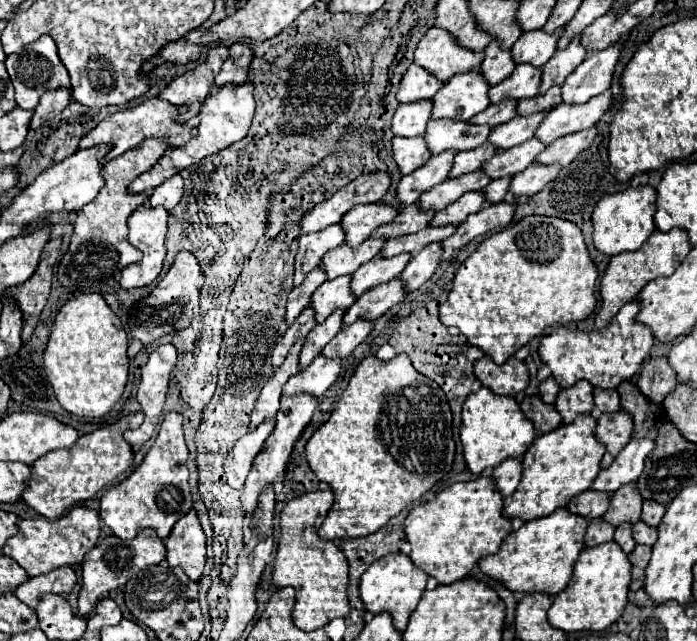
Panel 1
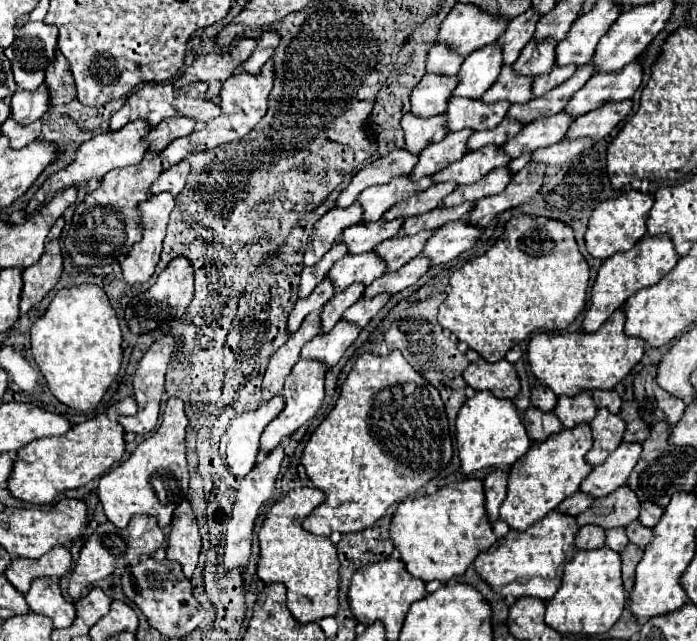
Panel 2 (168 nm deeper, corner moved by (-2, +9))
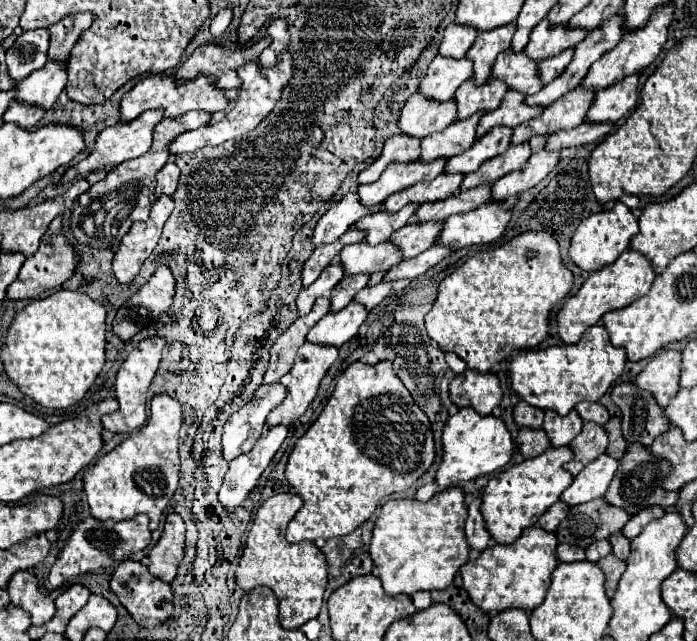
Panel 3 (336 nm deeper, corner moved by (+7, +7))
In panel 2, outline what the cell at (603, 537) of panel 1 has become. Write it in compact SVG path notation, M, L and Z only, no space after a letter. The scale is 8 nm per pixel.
M581 526L577 536L575 536L575 546L579 550L585 548L601 548L605 546L605 530L601 530L601 526Z

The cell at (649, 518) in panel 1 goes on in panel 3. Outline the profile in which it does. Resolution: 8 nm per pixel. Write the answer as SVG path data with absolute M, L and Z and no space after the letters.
M658 506L640 510L640 512L634 514L634 516L628 520L628 524L622 528L622 534L624 534L626 538L630 538L630 540L636 538L636 534L640 534L648 522L652 522L652 520L656 520L656 518L662 518L664 512L666 512L666 510L664 510L664 508L658 508Z

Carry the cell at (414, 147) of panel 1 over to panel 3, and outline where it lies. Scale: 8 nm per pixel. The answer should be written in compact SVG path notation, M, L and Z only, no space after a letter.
M416 92L406 100L398 126L404 134L426 138L434 132L442 132L454 120L456 120L456 100L436 104L436 100L424 100L424 96Z

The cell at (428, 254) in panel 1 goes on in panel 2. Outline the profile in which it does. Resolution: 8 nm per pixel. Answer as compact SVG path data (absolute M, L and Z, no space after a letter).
M463 220L449 222L449 224L441 226L441 230L433 232L429 242L425 244L423 254L429 258L431 266L445 264L445 262L457 258L461 252L473 248L473 244L479 236L481 236L481 232Z

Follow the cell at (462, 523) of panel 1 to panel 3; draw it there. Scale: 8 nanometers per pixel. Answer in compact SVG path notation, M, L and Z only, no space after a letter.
M448 488L440 494L434 494L428 502L418 502L410 498L388 500L380 510L370 540L370 558L376 566L382 588L392 596L396 594L412 596L418 590L446 588L454 580L454 574L460 570L460 566L468 562L470 548L464 536L464 520L466 508L464 508L464 492L460 488Z

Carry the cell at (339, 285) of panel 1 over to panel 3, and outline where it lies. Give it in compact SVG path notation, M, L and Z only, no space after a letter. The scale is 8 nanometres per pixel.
M364 242L350 244L340 252L340 260L346 274L360 274L368 272L374 274L378 270L388 270L402 262L400 248L392 242L384 242L378 246L370 246Z

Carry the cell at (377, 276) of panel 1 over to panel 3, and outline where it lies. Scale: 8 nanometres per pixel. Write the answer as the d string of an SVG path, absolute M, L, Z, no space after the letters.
M444 222L406 224L404 228L400 228L398 232L392 234L390 242L394 242L396 246L402 248L404 260L414 258L414 256L418 256L420 252L424 252L426 248L430 248L436 242L436 238L438 238L438 234L442 230L442 224Z

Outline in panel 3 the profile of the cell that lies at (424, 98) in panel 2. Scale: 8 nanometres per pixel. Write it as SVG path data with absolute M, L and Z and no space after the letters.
M438 54L430 62L418 92L422 92L428 98L444 102L444 100L450 100L456 88L470 76L472 76L472 60L466 60L466 58L454 60Z

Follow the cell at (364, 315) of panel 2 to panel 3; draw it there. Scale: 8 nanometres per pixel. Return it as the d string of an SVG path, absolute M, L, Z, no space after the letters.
M402 280L402 282L380 282L376 286L366 286L362 288L360 294L356 294L356 302L360 302L362 306L366 306L368 310L372 310L376 304L380 304L384 298L392 296L398 288L406 288L410 284L410 280Z

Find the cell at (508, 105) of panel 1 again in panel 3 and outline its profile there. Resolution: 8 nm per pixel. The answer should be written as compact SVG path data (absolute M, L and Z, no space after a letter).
M510 48L498 54L490 80L504 80L510 88L520 90L522 94L530 96L536 94L544 84L540 84L540 76L536 72L538 64L528 60L524 52L512 52Z

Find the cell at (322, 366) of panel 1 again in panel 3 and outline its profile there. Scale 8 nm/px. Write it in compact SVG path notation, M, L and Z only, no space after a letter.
M352 300L340 312L326 314L320 322L316 322L308 332L308 340L314 344L328 344L328 346L340 348L344 342L356 336L366 316L368 316L368 310L362 304L356 304Z

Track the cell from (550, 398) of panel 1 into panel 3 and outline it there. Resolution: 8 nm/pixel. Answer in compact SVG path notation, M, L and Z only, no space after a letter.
M520 402L514 408L514 422L518 428L542 428L544 412L540 408L532 408L526 402Z

